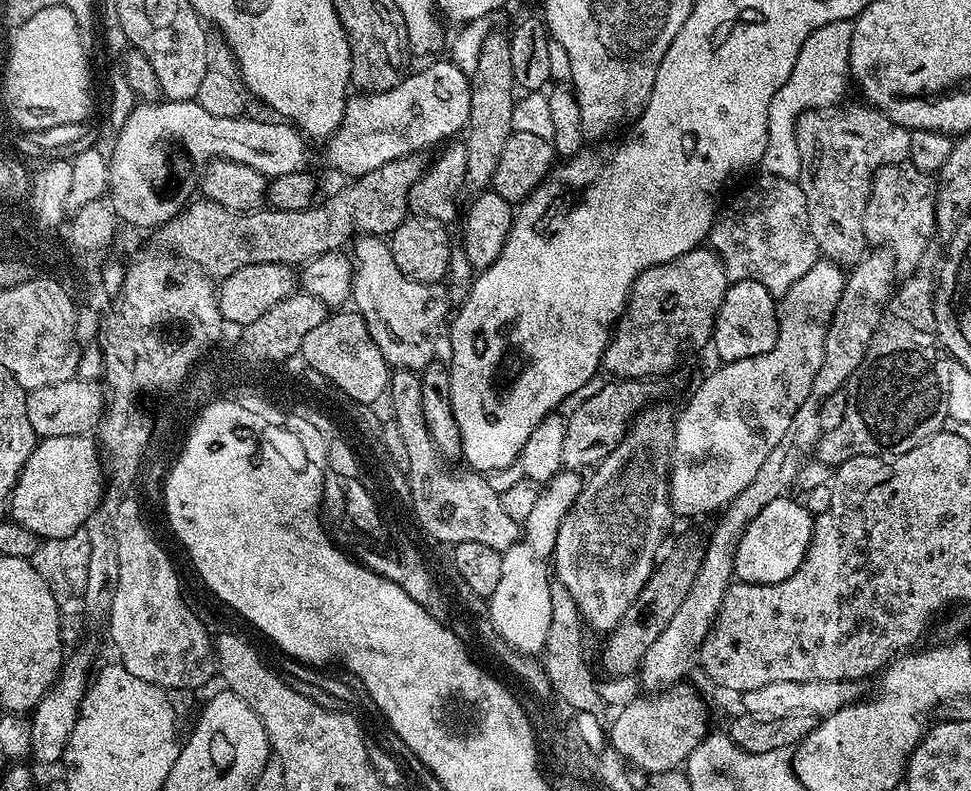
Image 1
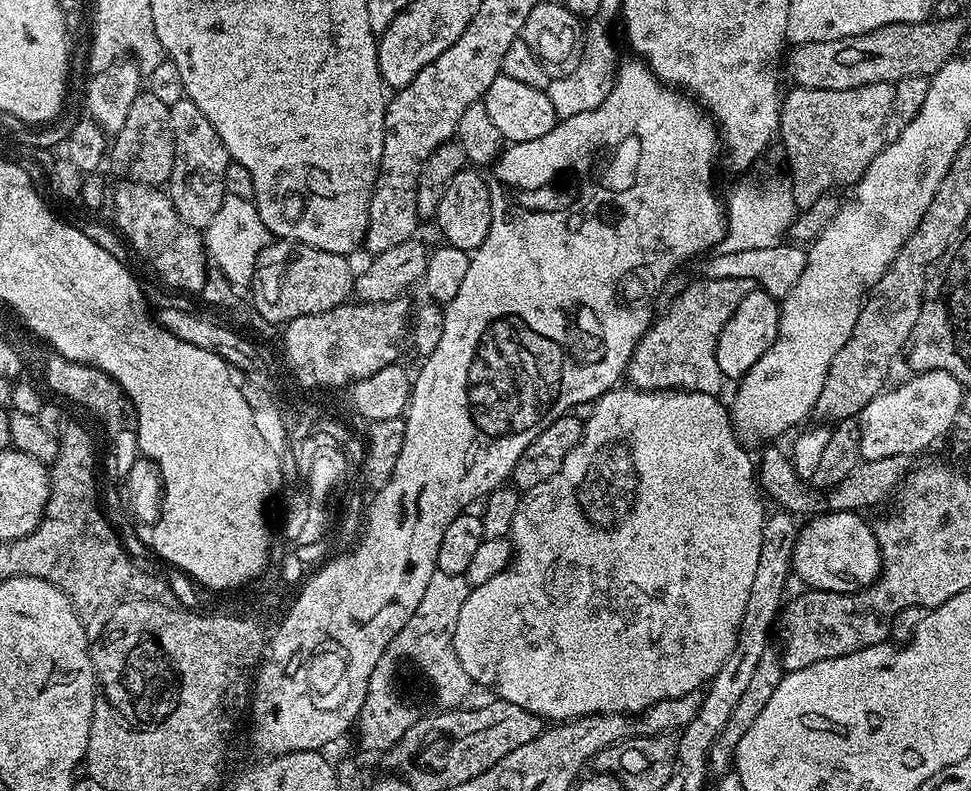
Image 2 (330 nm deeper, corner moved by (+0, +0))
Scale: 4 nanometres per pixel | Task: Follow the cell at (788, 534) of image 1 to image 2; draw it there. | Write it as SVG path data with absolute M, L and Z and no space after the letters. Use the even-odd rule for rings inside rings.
M825 512L816 514L807 521L808 524L796 533L796 545L792 554L791 571L795 579L803 580L809 589L818 592L859 592L868 588L880 575L880 547L871 523L864 521L863 515L855 512Z

